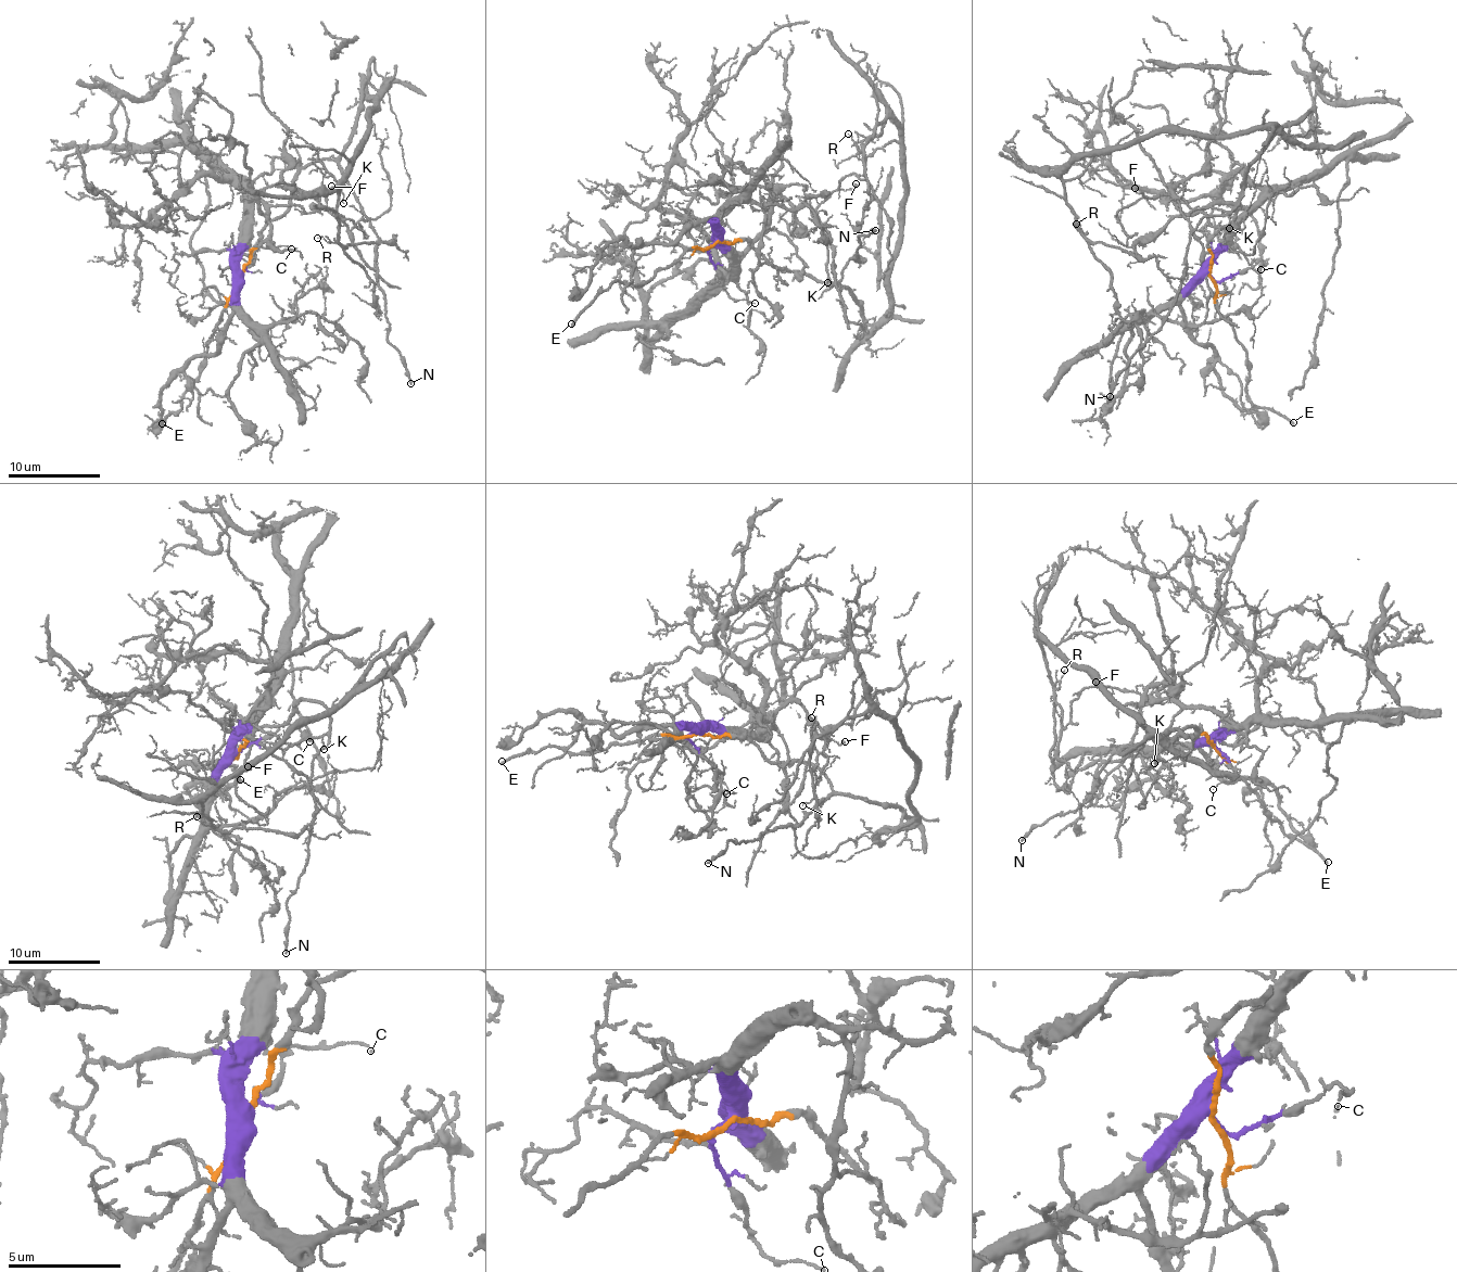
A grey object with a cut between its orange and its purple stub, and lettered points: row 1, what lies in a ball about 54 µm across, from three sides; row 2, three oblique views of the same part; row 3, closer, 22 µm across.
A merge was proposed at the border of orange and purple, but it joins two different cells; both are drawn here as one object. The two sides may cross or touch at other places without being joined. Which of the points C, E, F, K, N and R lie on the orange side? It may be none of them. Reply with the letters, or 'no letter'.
E, K, N

